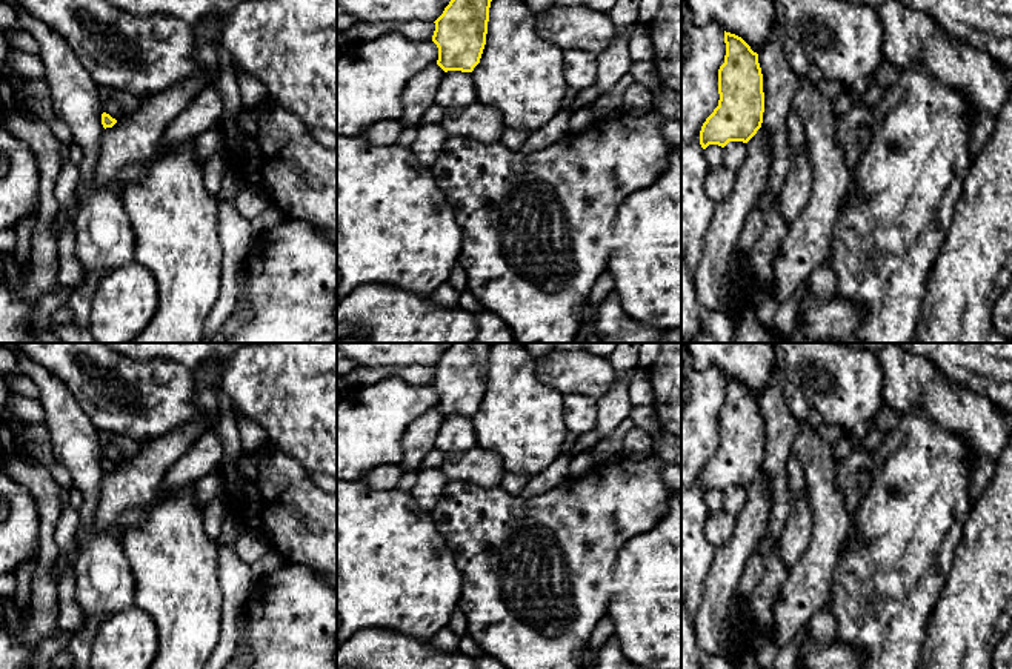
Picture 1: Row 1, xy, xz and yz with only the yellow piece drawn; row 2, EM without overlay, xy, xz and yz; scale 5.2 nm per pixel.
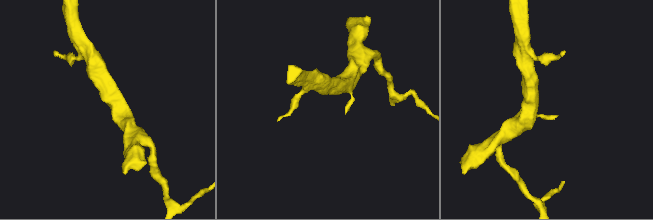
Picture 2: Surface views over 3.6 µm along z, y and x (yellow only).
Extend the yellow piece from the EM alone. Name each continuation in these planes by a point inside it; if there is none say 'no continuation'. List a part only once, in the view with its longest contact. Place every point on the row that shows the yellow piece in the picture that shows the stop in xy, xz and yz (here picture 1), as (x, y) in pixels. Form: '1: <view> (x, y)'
no continuation

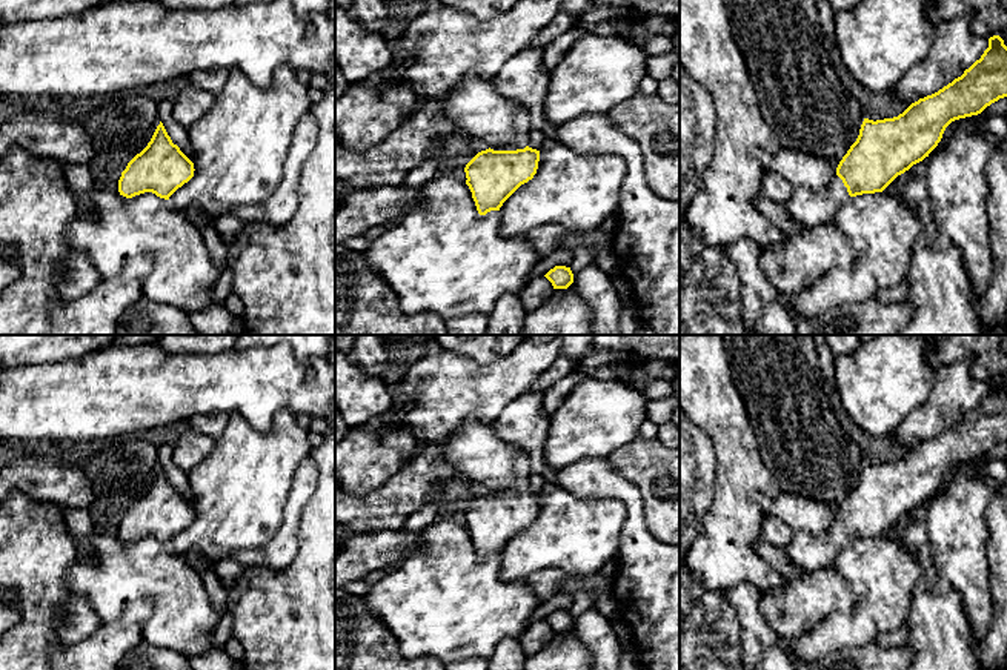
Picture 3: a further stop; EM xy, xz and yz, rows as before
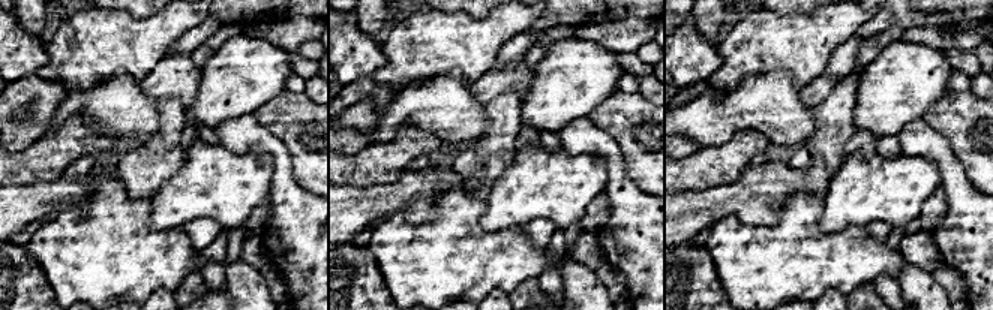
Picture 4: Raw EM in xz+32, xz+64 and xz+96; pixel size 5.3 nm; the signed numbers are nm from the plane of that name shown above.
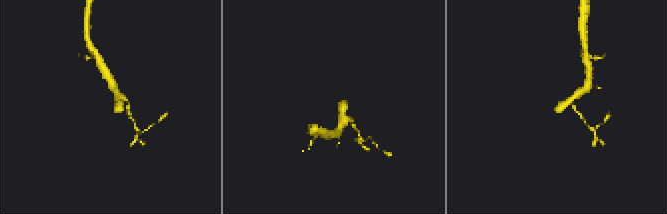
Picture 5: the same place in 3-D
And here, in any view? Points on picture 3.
1: xz (521, 119)

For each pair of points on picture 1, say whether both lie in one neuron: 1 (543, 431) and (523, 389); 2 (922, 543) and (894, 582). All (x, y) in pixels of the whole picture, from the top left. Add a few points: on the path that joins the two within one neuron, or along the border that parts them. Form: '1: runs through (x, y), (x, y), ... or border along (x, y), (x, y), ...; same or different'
1: runs through (534, 420), (523, 406), (523, 400); same
2: runs through (912, 552), (906, 559), (906, 571), (903, 574); same

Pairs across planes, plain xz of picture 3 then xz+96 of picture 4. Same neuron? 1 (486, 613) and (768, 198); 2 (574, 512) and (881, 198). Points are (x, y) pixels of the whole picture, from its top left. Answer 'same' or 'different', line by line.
1: different
2: same

